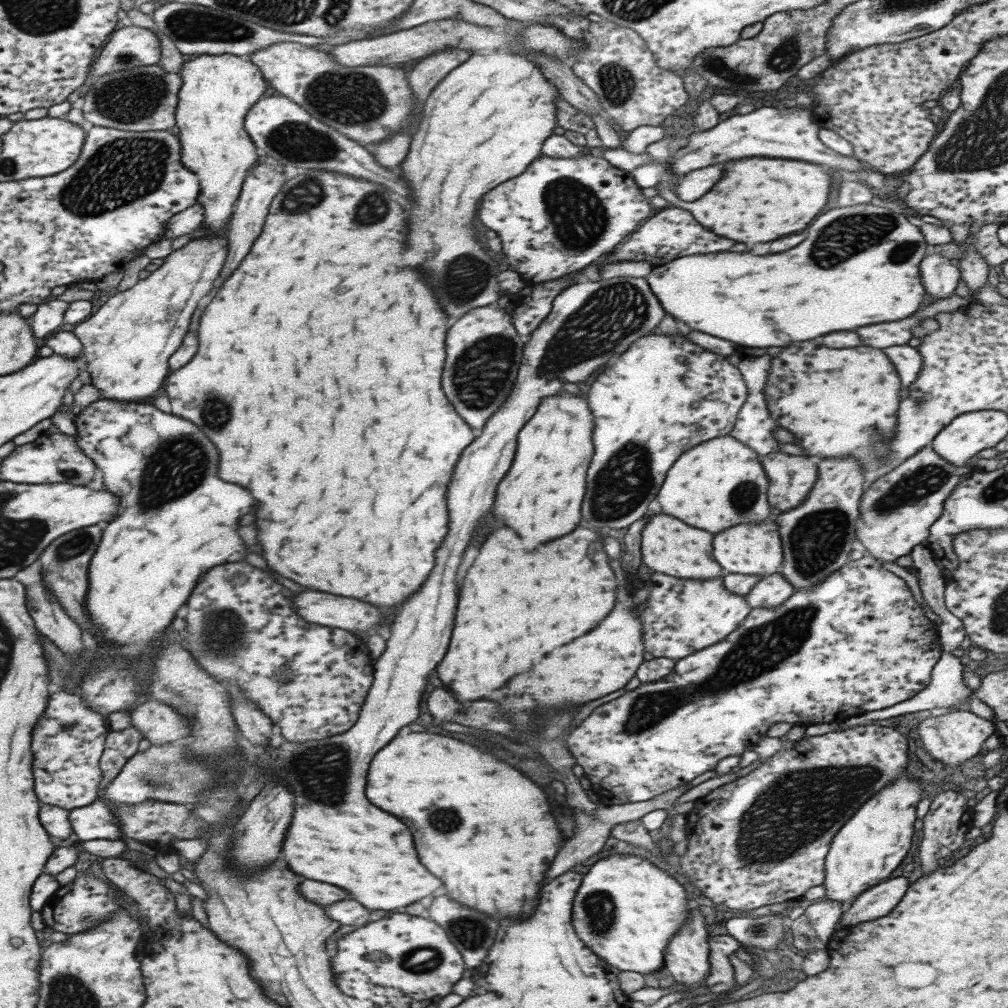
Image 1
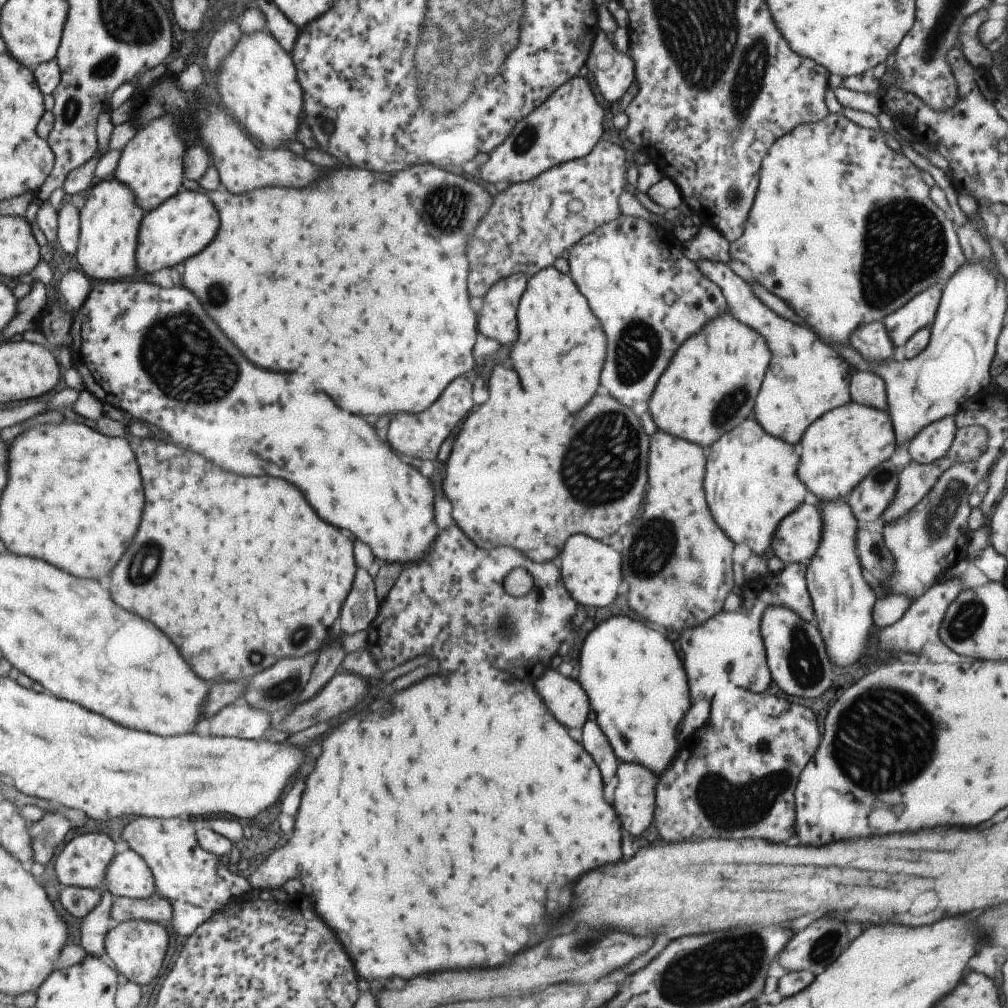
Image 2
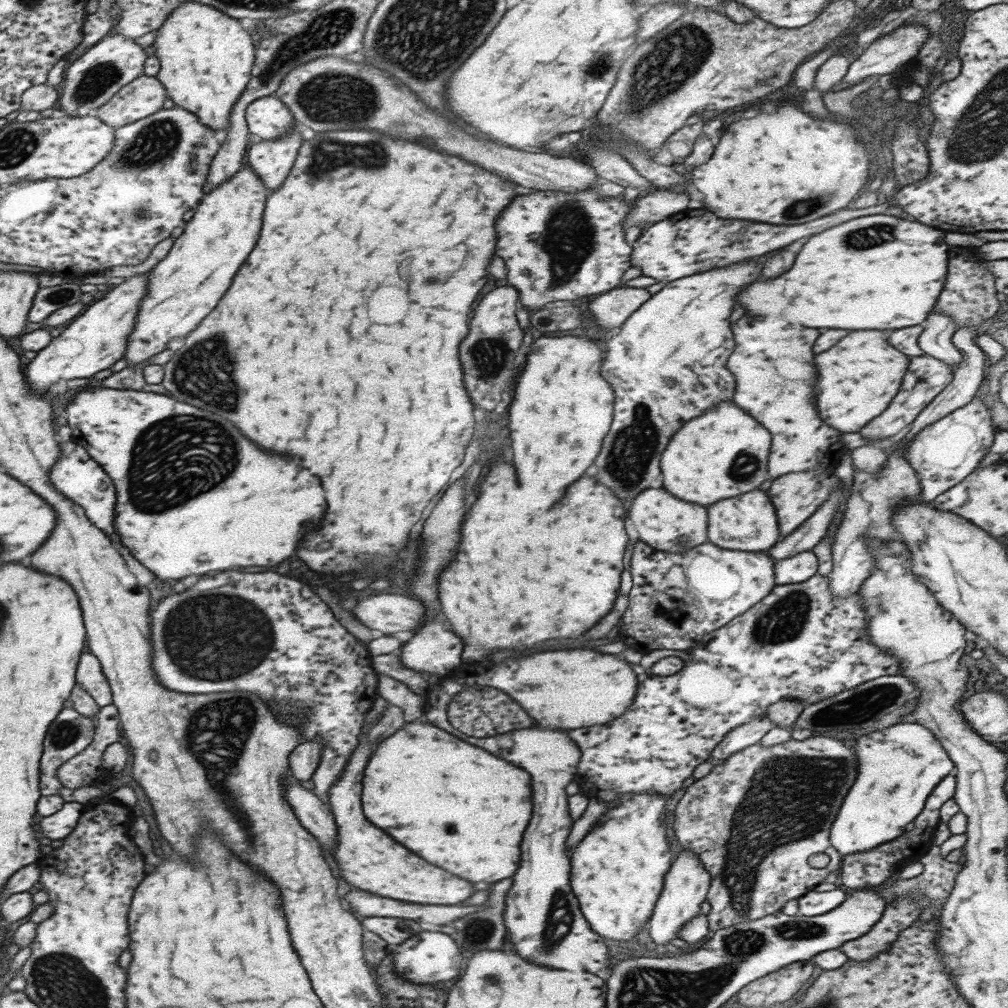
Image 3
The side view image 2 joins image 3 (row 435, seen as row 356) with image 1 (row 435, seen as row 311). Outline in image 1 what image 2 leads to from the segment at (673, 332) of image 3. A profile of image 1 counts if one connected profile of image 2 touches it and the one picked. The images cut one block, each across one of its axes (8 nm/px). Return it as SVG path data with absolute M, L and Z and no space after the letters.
M651 334L651 336L645 336L645 338L639 338L637 342L633 342L619 358L613 366L605 366L595 382L591 384L589 392L587 392L587 406L593 414L593 434L591 434L591 442L593 442L593 456L591 456L591 462L587 466L587 488L585 488L585 496L583 496L583 502L581 502L581 518L587 520L589 524L593 524L593 528L625 528L629 526L631 522L637 522L639 518L643 518L647 514L647 504L655 498L663 478L665 478L665 472L669 470L669 466L679 458L679 454L683 454L687 448L693 448L701 442L709 442L713 438L721 438L721 436L727 436L733 426L735 426L735 420L737 420L737 412L741 408L741 404L747 400L747 388L745 388L745 382L743 382L743 376L741 372L727 362L727 358L721 358L721 356L715 356L711 352L705 352L701 350L699 346L687 342L681 334L679 336L661 336L661 334Z

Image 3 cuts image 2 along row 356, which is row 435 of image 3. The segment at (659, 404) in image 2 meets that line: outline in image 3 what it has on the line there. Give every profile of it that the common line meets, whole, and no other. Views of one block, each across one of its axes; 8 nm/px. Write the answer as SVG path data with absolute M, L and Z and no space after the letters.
M719 402L673 434L659 458L661 482L675 498L709 508L725 498L765 488L769 484L769 450L771 434L767 428L737 408L735 402Z

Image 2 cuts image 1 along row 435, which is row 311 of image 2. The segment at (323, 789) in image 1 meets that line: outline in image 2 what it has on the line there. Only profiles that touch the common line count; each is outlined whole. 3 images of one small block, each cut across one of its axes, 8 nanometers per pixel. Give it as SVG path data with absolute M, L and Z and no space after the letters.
M511 274L493 284L481 304L477 330L479 334L497 340L499 344L515 342L517 338L517 308L527 288L527 274Z

